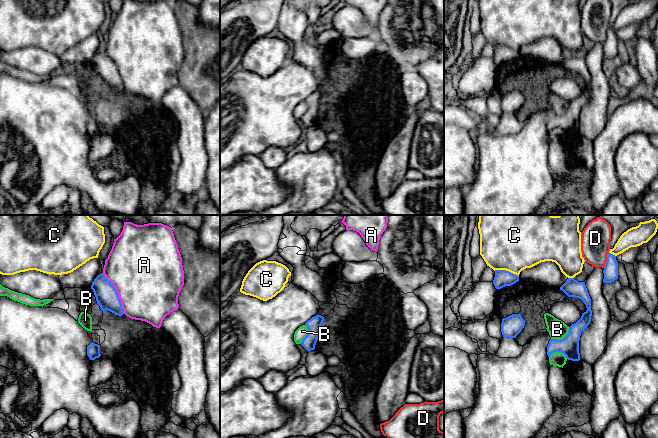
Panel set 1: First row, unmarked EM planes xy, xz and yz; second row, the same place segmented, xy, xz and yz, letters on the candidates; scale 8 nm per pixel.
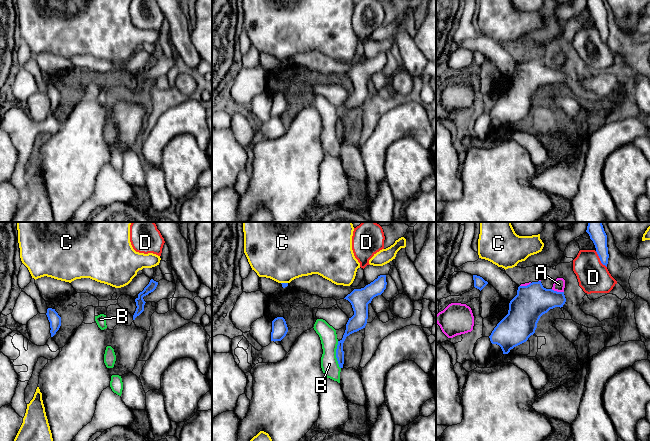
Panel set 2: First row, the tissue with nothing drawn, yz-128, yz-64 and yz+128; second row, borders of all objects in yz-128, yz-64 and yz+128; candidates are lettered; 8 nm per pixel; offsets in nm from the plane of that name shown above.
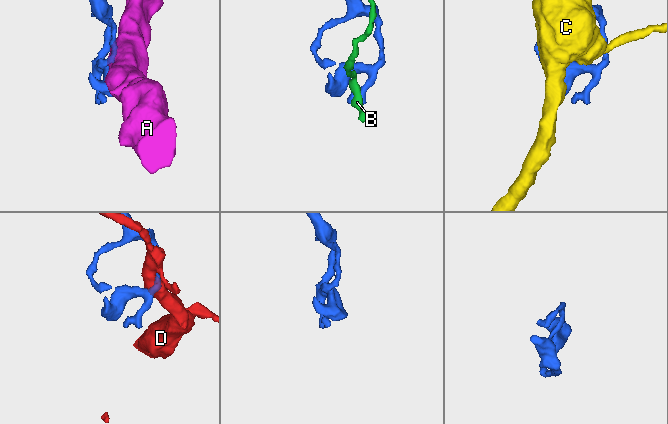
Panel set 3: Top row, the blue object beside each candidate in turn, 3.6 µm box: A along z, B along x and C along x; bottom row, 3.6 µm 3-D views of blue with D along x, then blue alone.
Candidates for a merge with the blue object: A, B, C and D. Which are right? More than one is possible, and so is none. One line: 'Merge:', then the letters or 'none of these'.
Merge: none of these

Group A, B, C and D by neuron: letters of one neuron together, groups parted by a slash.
A / B / C / D

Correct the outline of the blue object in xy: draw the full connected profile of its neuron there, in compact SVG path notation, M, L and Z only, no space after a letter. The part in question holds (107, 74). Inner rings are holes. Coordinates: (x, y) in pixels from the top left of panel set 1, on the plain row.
M103 49L99 50L94 55L91 65L94 68L97 80L103 88L108 86L118 92L122 92L124 90L124 86L115 63Z

